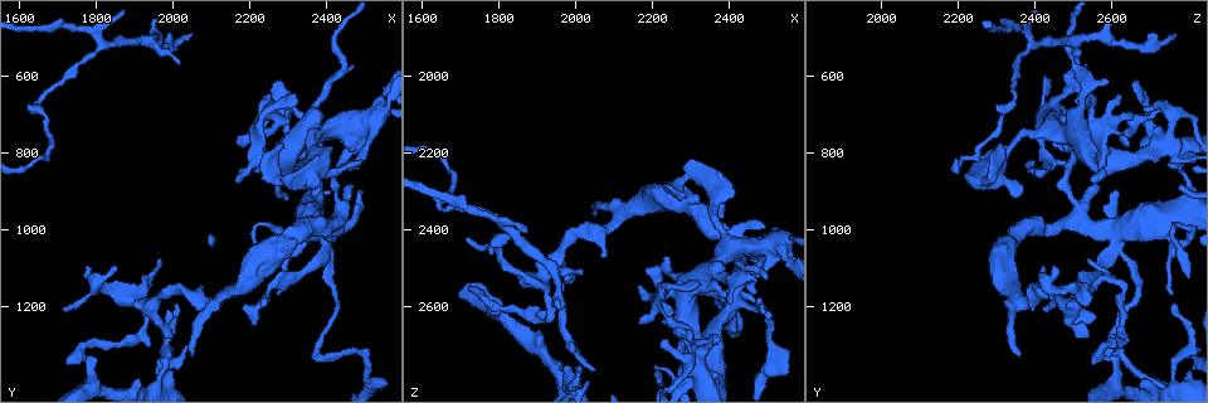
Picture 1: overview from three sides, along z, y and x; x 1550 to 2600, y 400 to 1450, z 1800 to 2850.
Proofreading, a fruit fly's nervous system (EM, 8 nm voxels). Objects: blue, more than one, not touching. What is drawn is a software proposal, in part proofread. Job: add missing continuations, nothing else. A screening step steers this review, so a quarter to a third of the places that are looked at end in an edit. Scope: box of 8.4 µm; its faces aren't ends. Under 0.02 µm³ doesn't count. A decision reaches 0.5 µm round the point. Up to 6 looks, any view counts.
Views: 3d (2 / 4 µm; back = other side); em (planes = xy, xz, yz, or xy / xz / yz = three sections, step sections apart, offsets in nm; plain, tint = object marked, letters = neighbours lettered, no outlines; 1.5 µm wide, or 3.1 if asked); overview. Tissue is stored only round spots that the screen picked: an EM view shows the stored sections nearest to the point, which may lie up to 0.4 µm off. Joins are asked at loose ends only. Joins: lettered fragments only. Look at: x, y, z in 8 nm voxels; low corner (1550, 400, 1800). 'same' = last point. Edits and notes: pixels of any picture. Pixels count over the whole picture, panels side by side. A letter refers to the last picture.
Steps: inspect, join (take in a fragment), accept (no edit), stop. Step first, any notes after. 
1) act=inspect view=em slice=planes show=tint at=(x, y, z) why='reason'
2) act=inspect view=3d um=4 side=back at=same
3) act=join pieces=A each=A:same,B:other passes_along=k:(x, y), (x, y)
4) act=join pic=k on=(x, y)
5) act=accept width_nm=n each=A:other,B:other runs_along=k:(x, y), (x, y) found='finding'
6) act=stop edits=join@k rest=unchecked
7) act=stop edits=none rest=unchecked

act=inspect view=em slice=planes show=letters at=(2015, 1190, 2750) why='thin end'

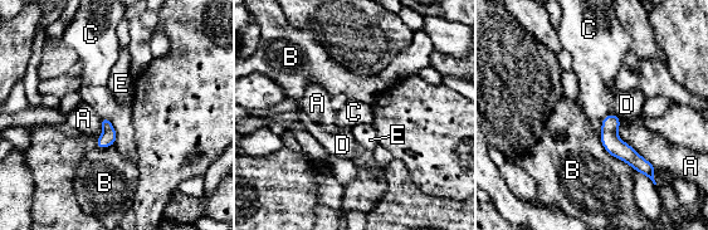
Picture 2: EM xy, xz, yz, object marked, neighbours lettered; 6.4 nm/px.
act=accept width_nm=90 each=A:other,B:other,C:other,D:other,E:other runs_along=2:(608, 120), (609, 136), (648, 167) found='no lettered fragment goes on from it'

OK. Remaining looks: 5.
act=inspect view=3d um=4 at=(2055, 485, 2765) why='free end'

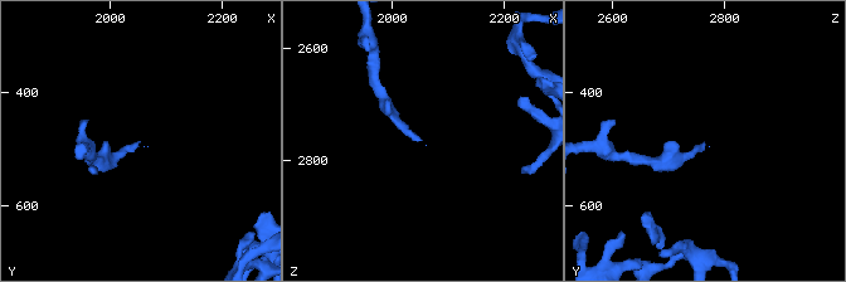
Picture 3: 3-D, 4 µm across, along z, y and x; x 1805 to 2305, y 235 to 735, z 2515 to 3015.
act=inspect view=em slice=yz step=4 show=letters at=(2055, 485, 2760) why='shape alone is not enough'

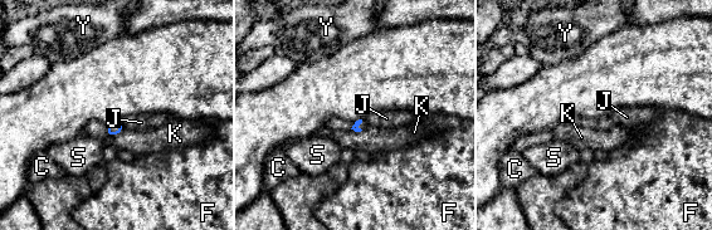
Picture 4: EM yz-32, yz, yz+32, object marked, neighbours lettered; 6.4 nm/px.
act=inspect view=em slice=planes show=letters at=same why='another direction'

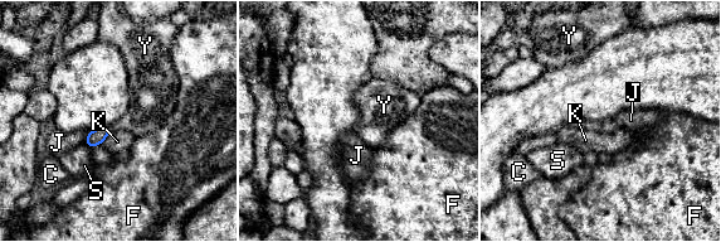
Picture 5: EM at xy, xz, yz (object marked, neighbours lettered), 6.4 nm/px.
act=join pieces=Y each=C:other,F:other,J:other,K:other,S:other,Y:same passes_along=5:(97, 136), (110, 129), (145, 114) found='the neuron continues'

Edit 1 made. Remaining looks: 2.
act=inspect view=em slice=planes show=tint at=(2215, 1235, 2555) why='long arm stops here'

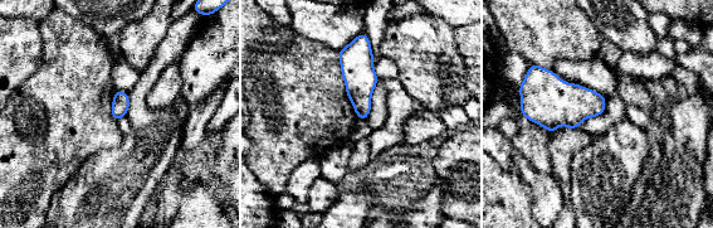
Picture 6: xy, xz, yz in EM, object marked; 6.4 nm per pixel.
act=inspect view=em slice=planes show=letters at=same

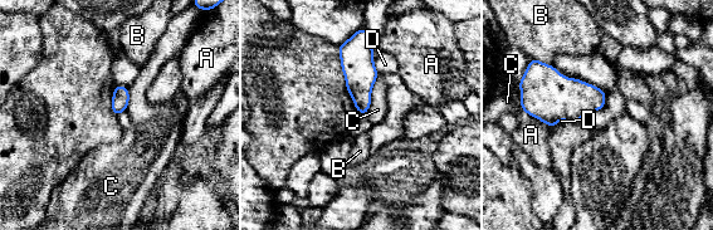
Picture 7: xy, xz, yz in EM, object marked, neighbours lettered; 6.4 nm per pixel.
act=accept each=A:other,B:other,C:other,D:other border=7:(372, 87), (370, 106), (365, 113) found='none of them fits'

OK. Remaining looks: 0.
act=stop edits=join@5 rest=unchecked

